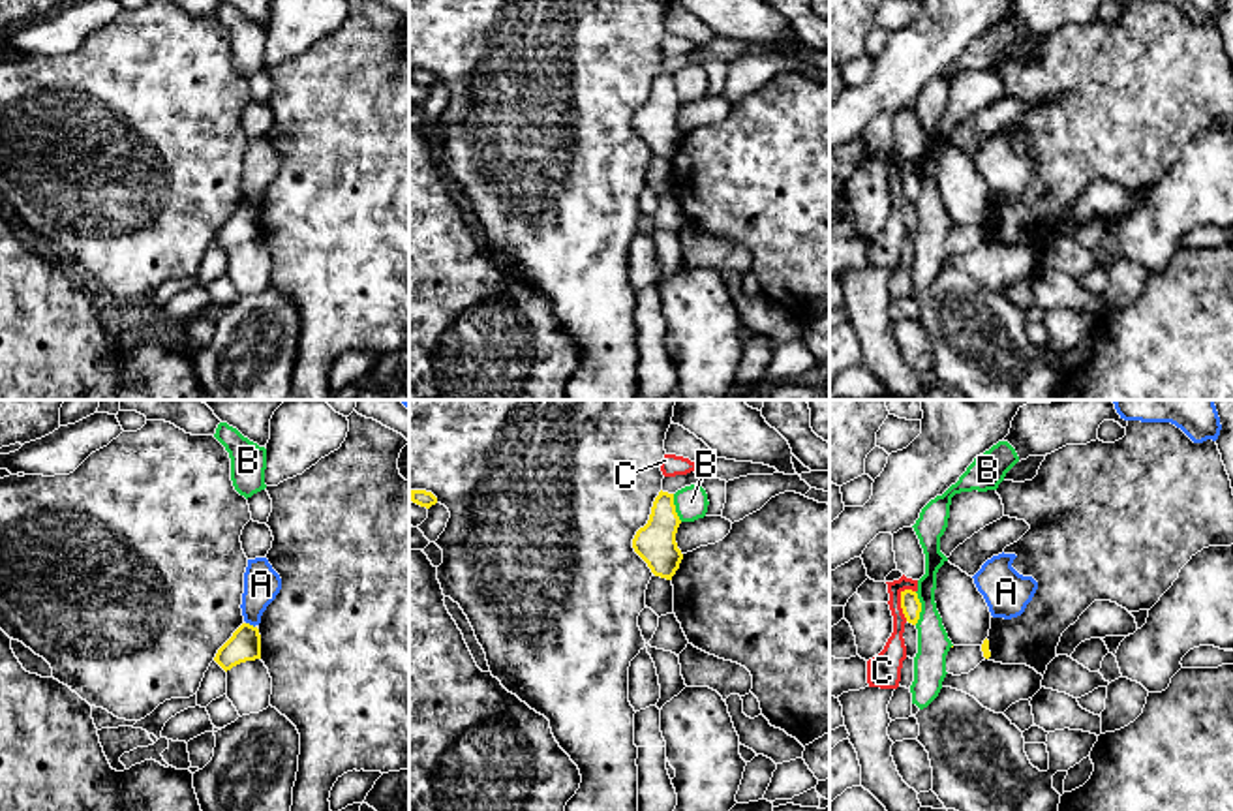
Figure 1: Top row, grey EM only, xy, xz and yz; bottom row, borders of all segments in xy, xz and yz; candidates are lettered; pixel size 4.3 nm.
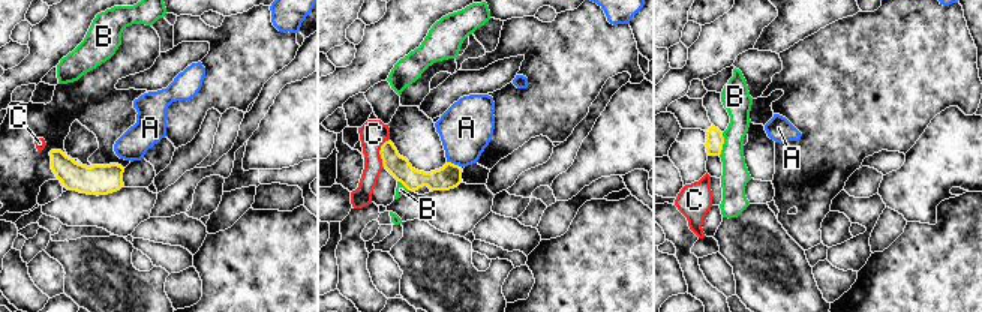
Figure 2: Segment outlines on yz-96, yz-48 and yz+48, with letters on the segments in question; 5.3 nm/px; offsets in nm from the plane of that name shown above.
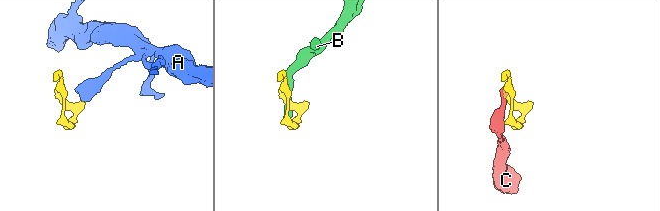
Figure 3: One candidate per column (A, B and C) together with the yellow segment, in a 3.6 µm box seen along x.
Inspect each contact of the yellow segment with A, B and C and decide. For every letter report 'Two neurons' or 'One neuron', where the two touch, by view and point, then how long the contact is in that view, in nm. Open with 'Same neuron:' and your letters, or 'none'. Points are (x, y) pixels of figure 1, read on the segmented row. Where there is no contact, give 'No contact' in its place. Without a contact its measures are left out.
Same neuron: none
A: Two neurons. Touches yellow at xy (248, 624). Shared border 50 nm
B: Two neurons. Touches yellow at yz (920, 609). Shared border 140 nm
C: Two neurons. Touches yellow at yz (901, 603). Shared border 150 nm

